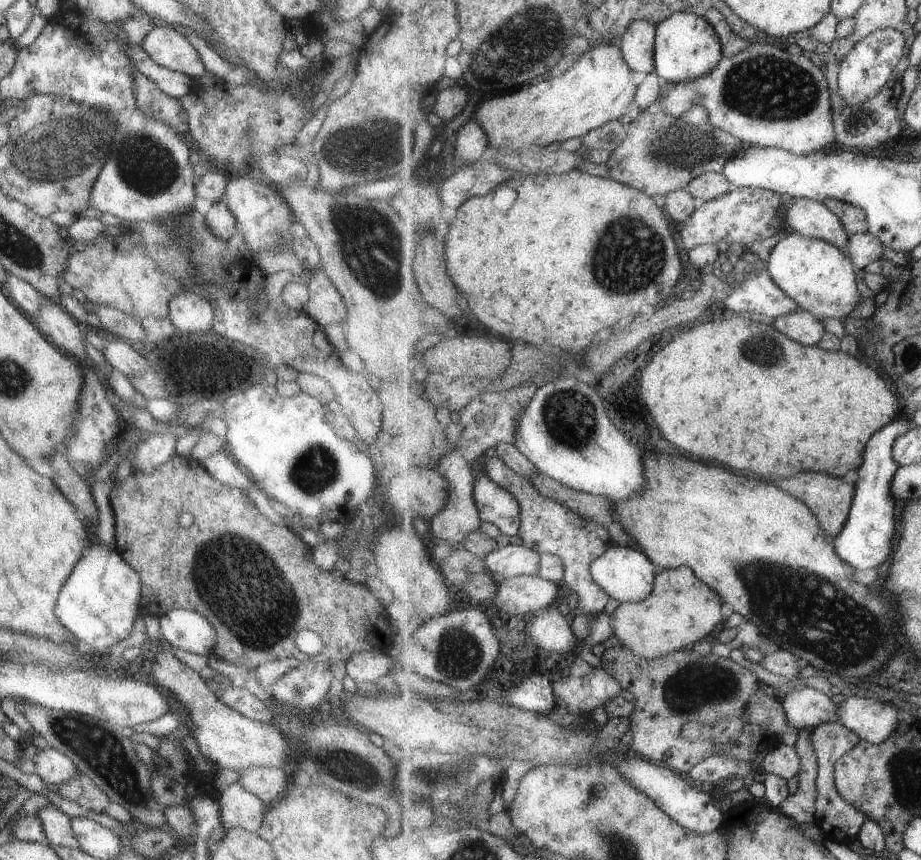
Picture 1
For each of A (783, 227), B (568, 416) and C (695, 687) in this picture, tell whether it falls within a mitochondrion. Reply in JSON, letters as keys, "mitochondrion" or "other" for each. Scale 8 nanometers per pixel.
{"A":"other","B":"mitochondrion","C":"mitochondrion"}

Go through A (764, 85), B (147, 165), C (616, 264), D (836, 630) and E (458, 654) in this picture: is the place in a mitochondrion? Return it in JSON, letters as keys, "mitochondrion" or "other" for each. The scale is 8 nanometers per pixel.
{"A":"mitochondrion","B":"mitochondrion","C":"mitochondrion","D":"mitochondrion","E":"mitochondrion"}

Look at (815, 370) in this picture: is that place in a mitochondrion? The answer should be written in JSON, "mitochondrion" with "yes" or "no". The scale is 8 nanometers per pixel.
{"mitochondrion":"no"}

